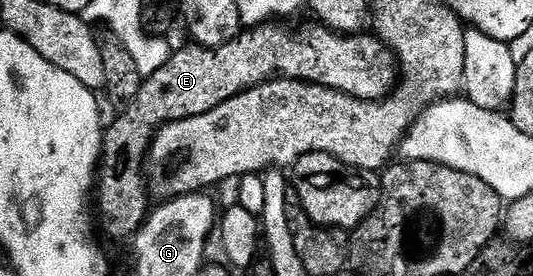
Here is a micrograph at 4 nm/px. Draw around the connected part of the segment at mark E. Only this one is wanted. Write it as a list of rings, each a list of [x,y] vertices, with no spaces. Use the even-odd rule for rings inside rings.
[[[267,23],[257,27],[247,28],[245,31],[239,33],[236,39],[232,39],[232,43],[224,43],[224,47],[216,47],[215,49],[205,49],[203,45],[195,45],[193,43],[187,44],[187,49],[171,52],[168,63],[164,63],[164,67],[160,67],[160,71],[156,71],[152,76],[145,78],[138,92],[138,97],[132,99],[129,107],[121,110],[117,114],[118,118],[114,122],[107,124],[104,129],[104,164],[99,168],[96,174],[96,209],[102,212],[102,221],[100,217],[100,225],[106,228],[106,233],[114,241],[122,241],[133,238],[134,234],[141,229],[143,223],[146,222],[148,214],[151,212],[152,202],[151,194],[148,192],[148,181],[144,176],[144,158],[150,152],[150,144],[154,142],[154,137],[164,128],[165,125],[171,125],[174,121],[180,119],[192,119],[196,115],[204,115],[208,111],[212,111],[212,107],[220,107],[220,103],[228,103],[228,99],[232,99],[236,95],[240,95],[244,91],[248,91],[257,85],[263,85],[265,81],[272,81],[275,79],[285,79],[287,81],[307,81],[310,85],[323,85],[326,89],[332,91],[340,91],[344,95],[354,97],[358,101],[385,101],[391,93],[394,92],[399,80],[400,70],[398,67],[398,58],[394,56],[394,52],[381,41],[376,35],[347,35],[345,33],[336,33],[333,29],[326,28],[321,23],[313,23],[307,29],[302,29],[298,33],[298,37],[293,37],[286,29],[281,29],[281,24]]]

